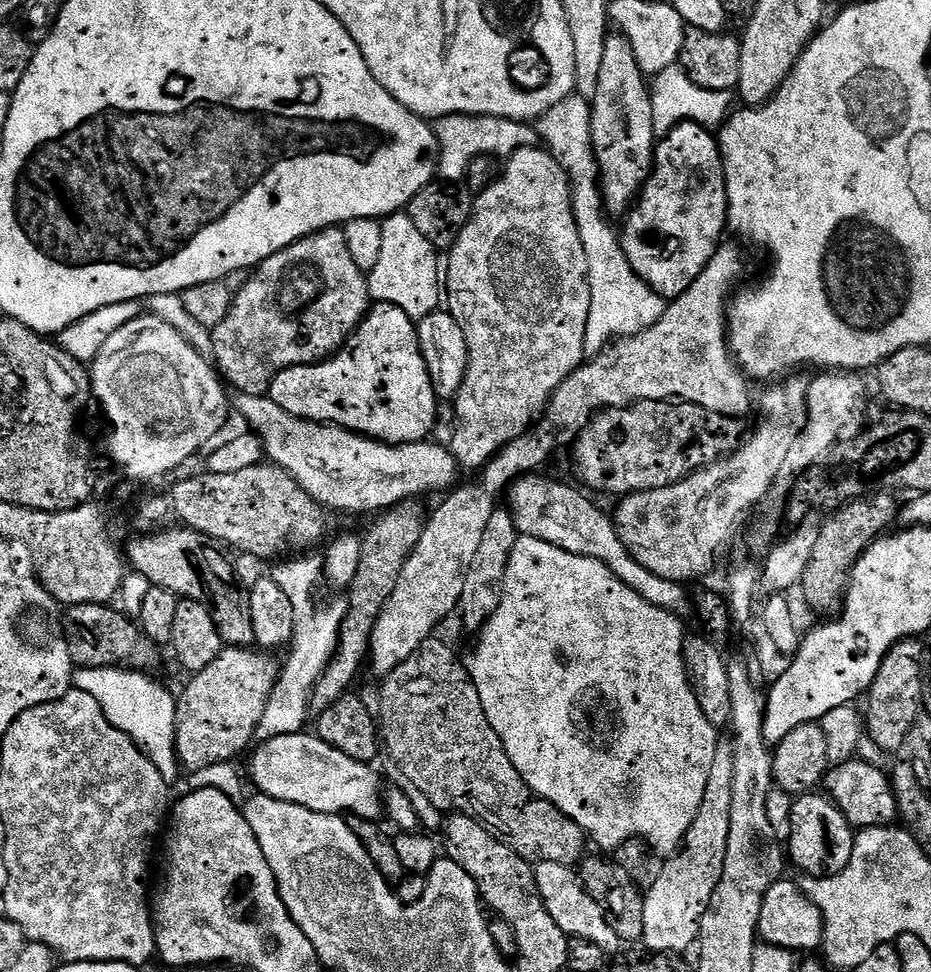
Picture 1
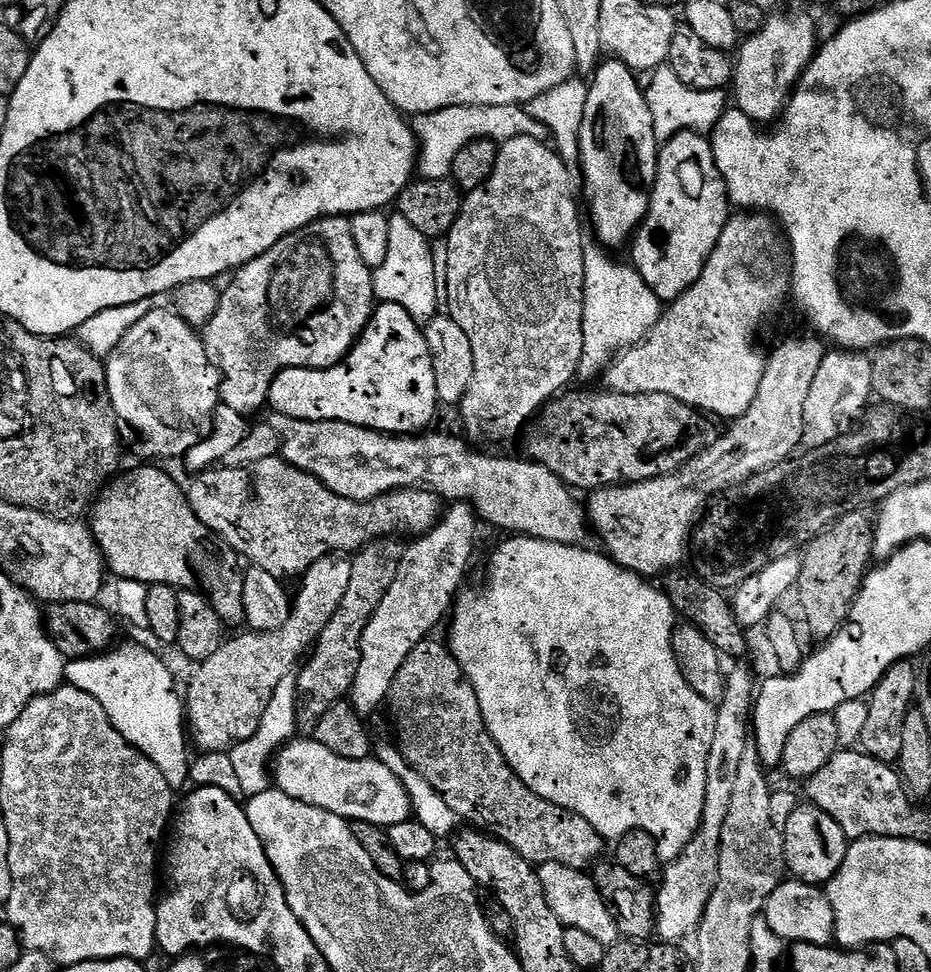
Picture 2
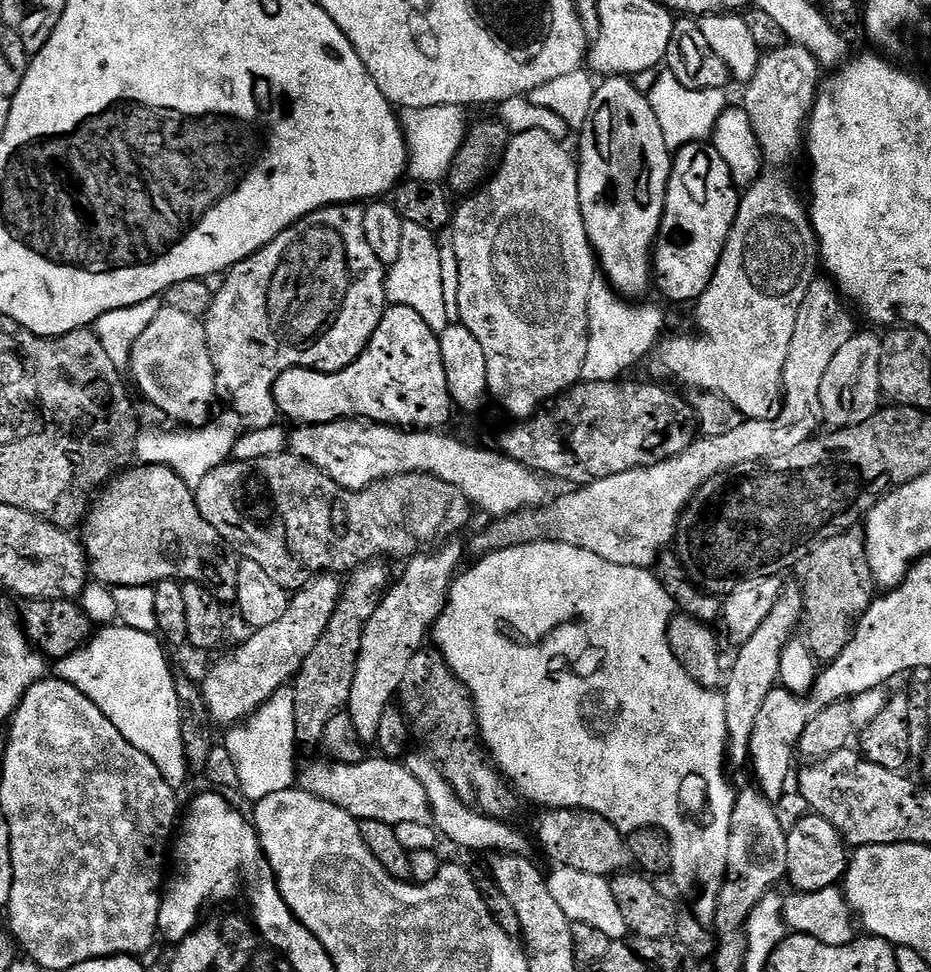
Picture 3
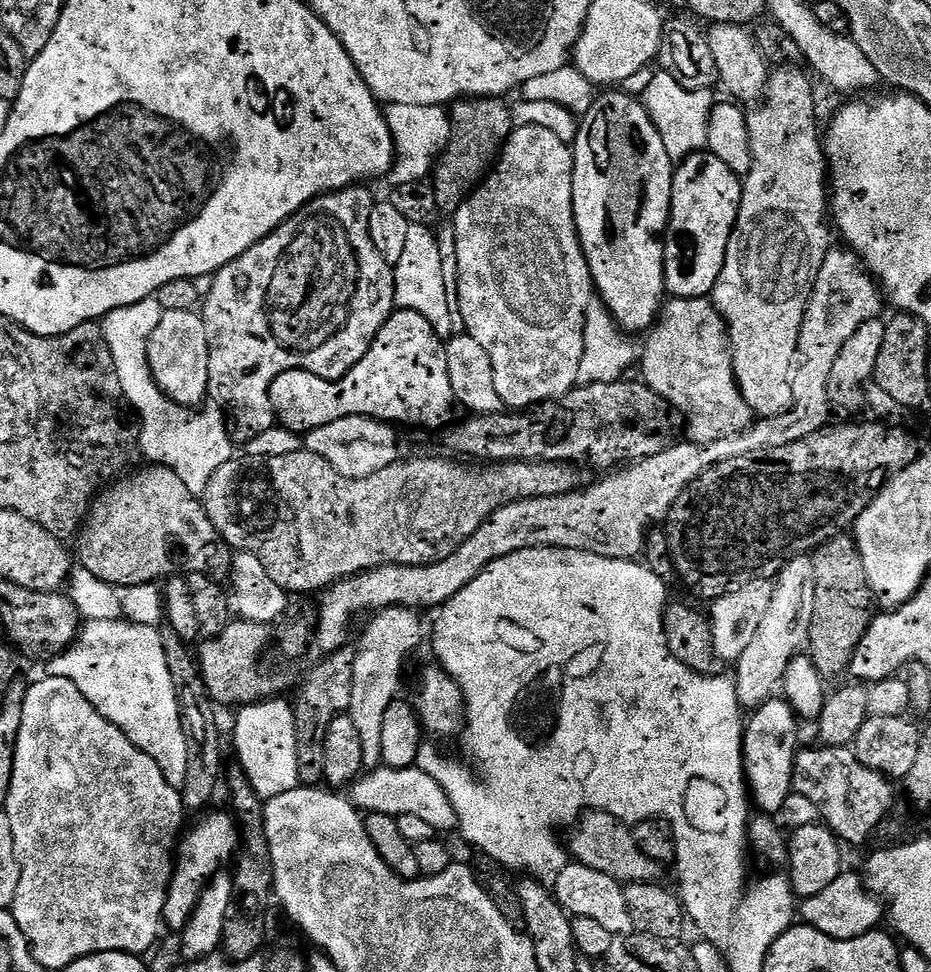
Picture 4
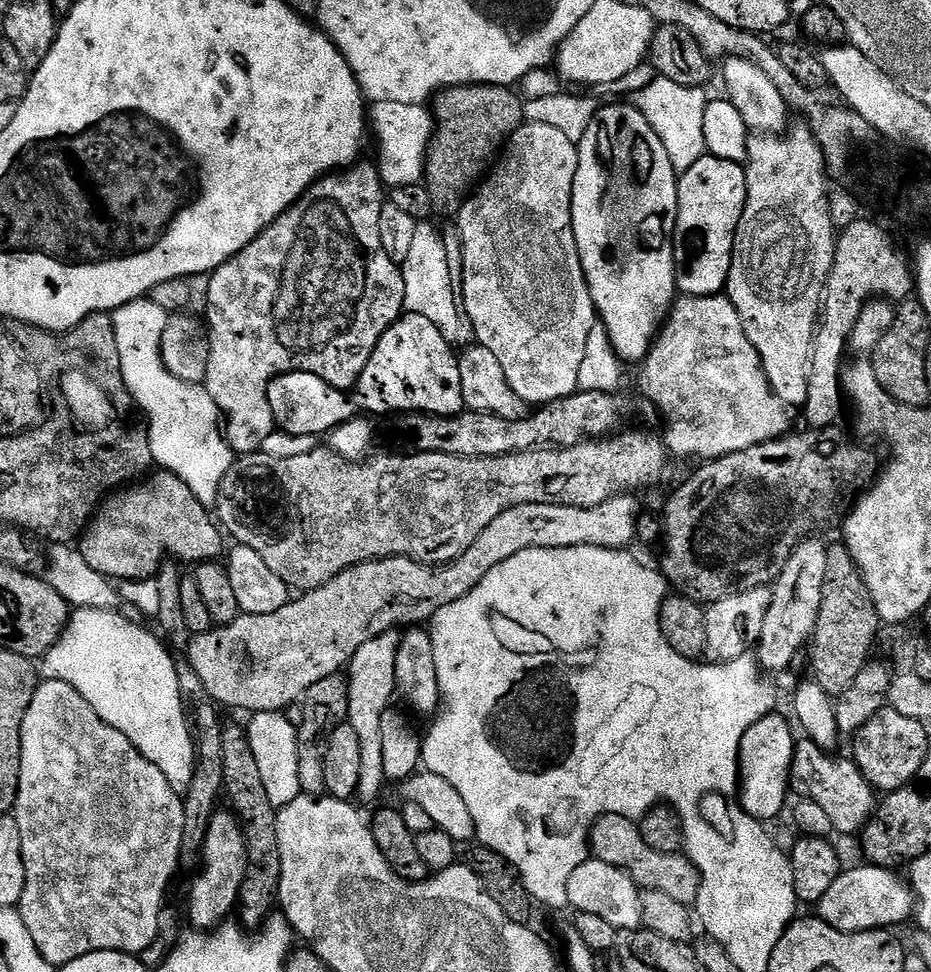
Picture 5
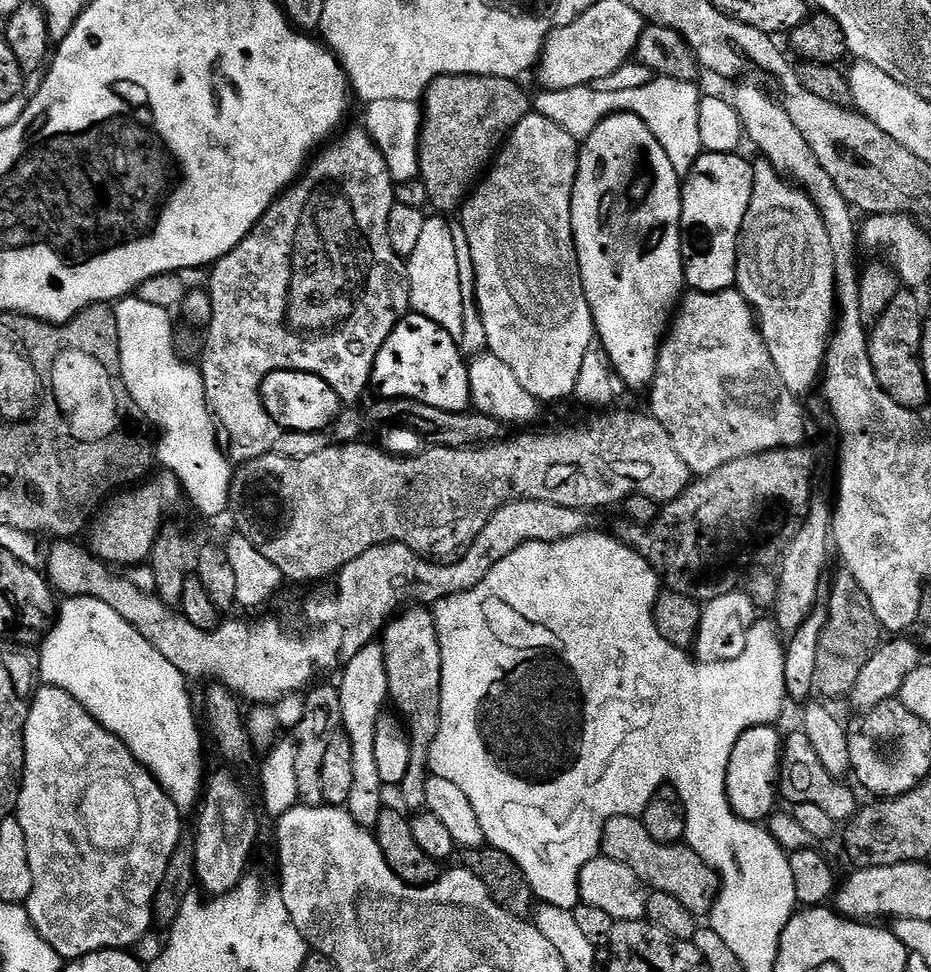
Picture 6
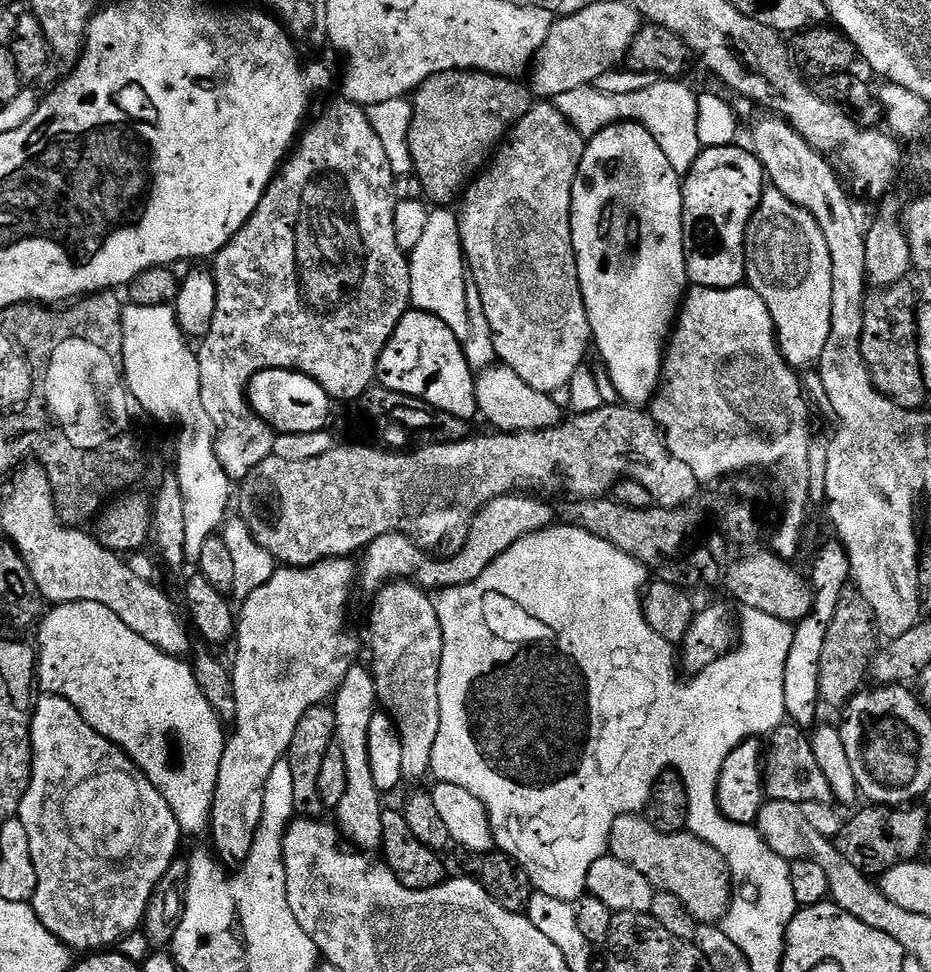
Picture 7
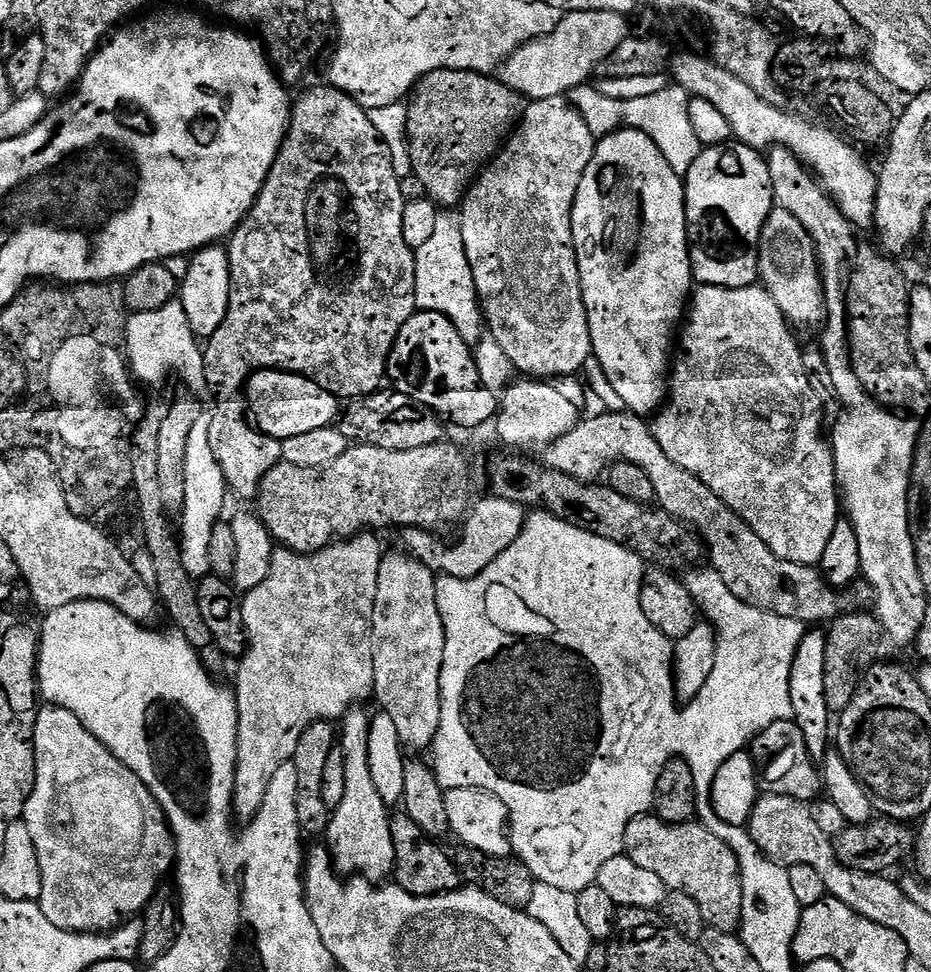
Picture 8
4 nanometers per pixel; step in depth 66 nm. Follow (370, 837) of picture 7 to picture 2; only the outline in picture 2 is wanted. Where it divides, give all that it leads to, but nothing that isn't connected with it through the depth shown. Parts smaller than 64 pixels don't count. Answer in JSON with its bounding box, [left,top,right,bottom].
[350,502,478,717]

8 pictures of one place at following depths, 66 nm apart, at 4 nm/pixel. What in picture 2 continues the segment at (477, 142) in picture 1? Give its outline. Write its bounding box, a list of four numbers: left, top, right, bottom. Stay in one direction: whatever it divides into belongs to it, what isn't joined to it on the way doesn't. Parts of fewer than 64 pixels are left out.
[411,106,552,180]

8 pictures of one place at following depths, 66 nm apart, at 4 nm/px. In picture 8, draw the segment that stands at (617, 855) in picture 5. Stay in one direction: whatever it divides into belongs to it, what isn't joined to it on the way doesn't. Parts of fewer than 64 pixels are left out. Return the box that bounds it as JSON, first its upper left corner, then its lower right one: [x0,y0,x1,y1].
[623,814,742,933]

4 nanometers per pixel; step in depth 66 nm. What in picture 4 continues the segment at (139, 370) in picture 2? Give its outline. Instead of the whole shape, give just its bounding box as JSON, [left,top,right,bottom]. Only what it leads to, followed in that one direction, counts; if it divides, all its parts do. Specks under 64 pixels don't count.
[148,310,210,406]

